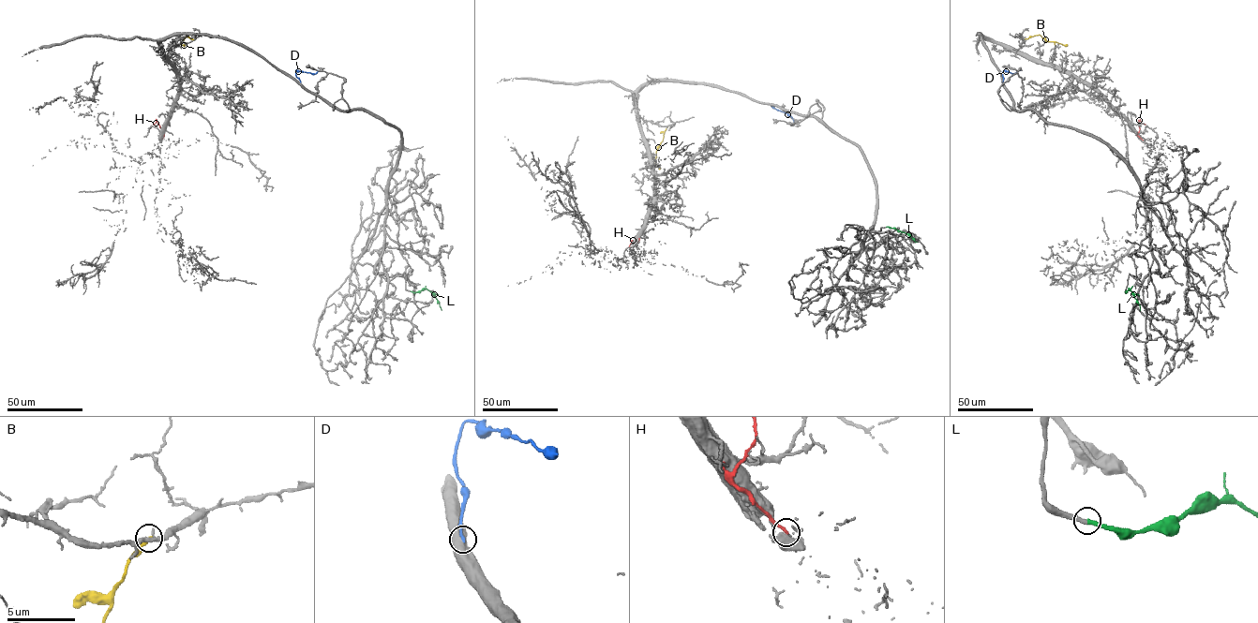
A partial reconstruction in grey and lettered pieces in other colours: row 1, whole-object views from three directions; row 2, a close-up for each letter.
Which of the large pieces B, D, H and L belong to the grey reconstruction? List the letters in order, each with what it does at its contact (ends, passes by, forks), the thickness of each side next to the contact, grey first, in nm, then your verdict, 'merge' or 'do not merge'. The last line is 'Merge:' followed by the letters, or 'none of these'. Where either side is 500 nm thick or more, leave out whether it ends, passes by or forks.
B: it ends | 320/320 nm | do not merge
D: 850/240 nm | do not merge
H: it ends | 380/220 nm | do not merge
L: it ends | 280/240 nm | merge
Merge: L

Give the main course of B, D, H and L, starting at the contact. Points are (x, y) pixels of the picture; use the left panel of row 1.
B: (193, 39), (187, 35), (180, 43), (185, 44)
D: (300, 83), (295, 70), (315, 74), (318, 70)
H: (161, 140), (164, 134), (157, 121), (154, 124)
L: (410, 291), (429, 289), (441, 310)

